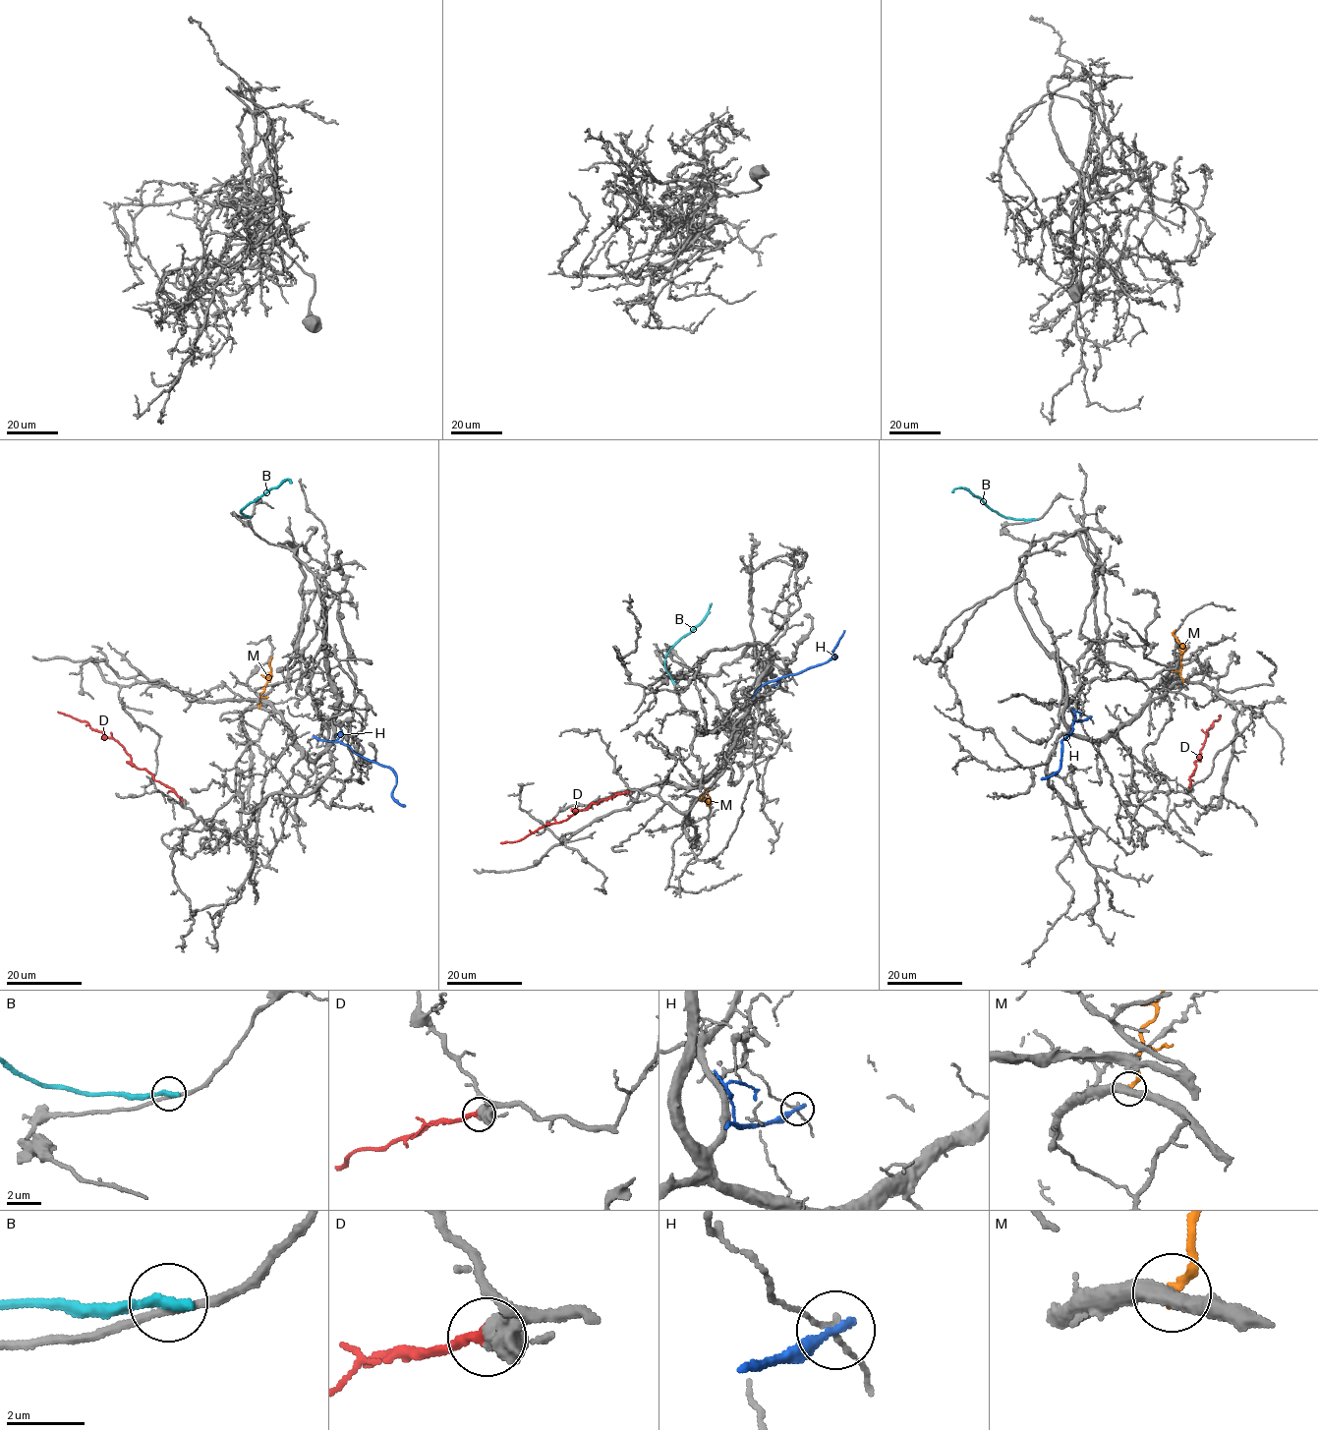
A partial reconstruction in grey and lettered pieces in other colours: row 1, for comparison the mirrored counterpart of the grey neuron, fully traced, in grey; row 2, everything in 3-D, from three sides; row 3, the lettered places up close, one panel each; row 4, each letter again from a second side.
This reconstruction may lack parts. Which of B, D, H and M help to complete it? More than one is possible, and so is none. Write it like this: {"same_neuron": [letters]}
{"same_neuron": ["D"]}

